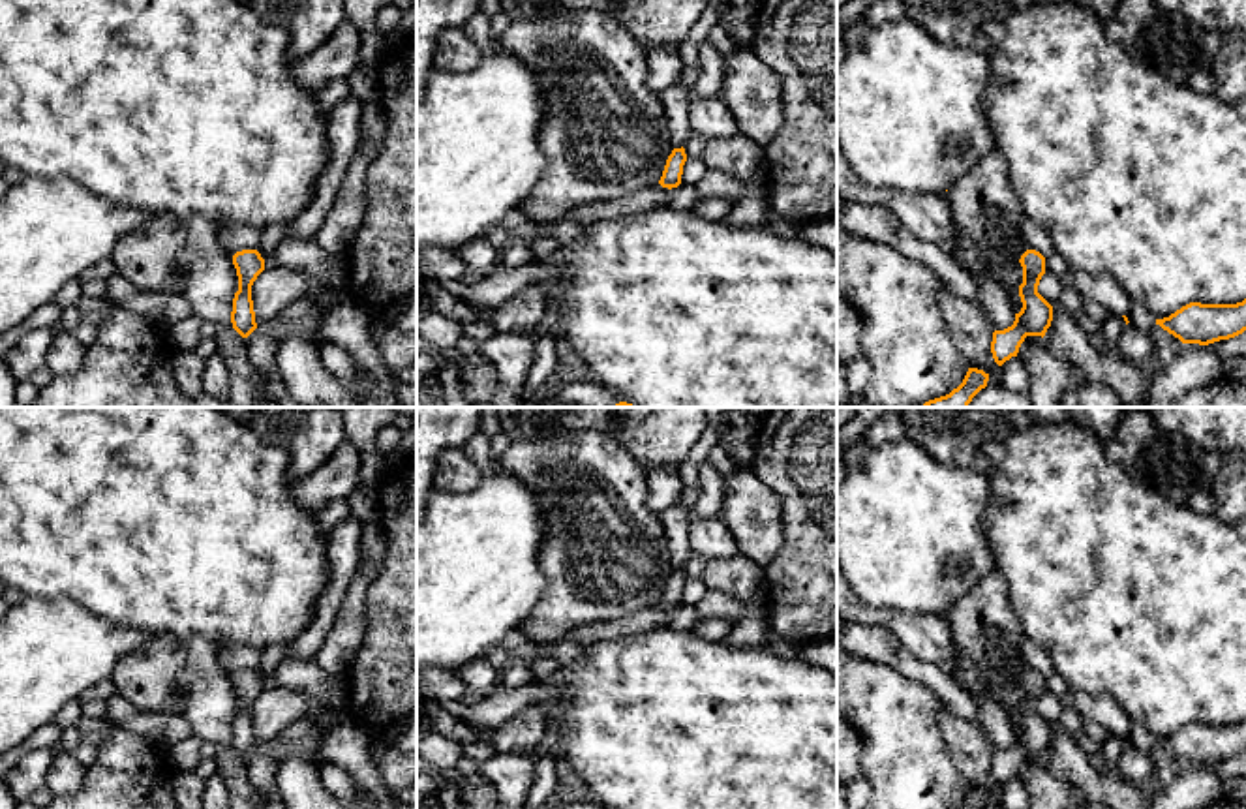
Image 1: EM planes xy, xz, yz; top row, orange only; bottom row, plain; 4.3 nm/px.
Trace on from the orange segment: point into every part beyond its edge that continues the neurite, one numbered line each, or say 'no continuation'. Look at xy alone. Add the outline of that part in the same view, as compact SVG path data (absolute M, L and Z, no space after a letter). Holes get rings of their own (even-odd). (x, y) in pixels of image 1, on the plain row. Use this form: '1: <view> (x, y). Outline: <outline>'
no continuation

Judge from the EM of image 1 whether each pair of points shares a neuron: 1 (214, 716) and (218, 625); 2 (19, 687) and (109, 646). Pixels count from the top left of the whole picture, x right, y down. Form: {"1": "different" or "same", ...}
{"1": "different", "2": "same"}

